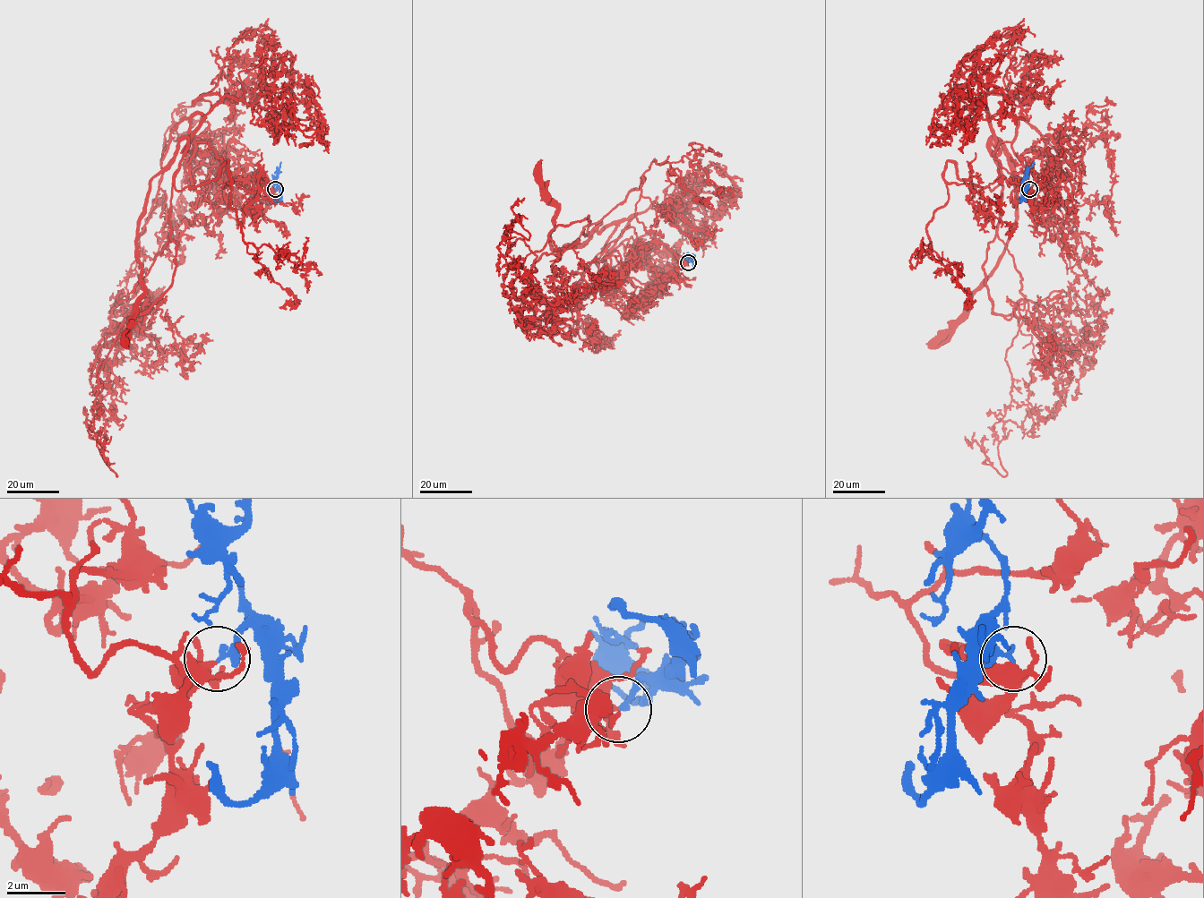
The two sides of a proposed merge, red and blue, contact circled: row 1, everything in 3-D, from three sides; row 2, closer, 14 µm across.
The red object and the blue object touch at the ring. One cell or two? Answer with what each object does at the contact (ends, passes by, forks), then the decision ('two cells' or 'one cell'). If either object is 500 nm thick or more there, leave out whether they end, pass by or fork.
red passes by; blue ends there; one cell

